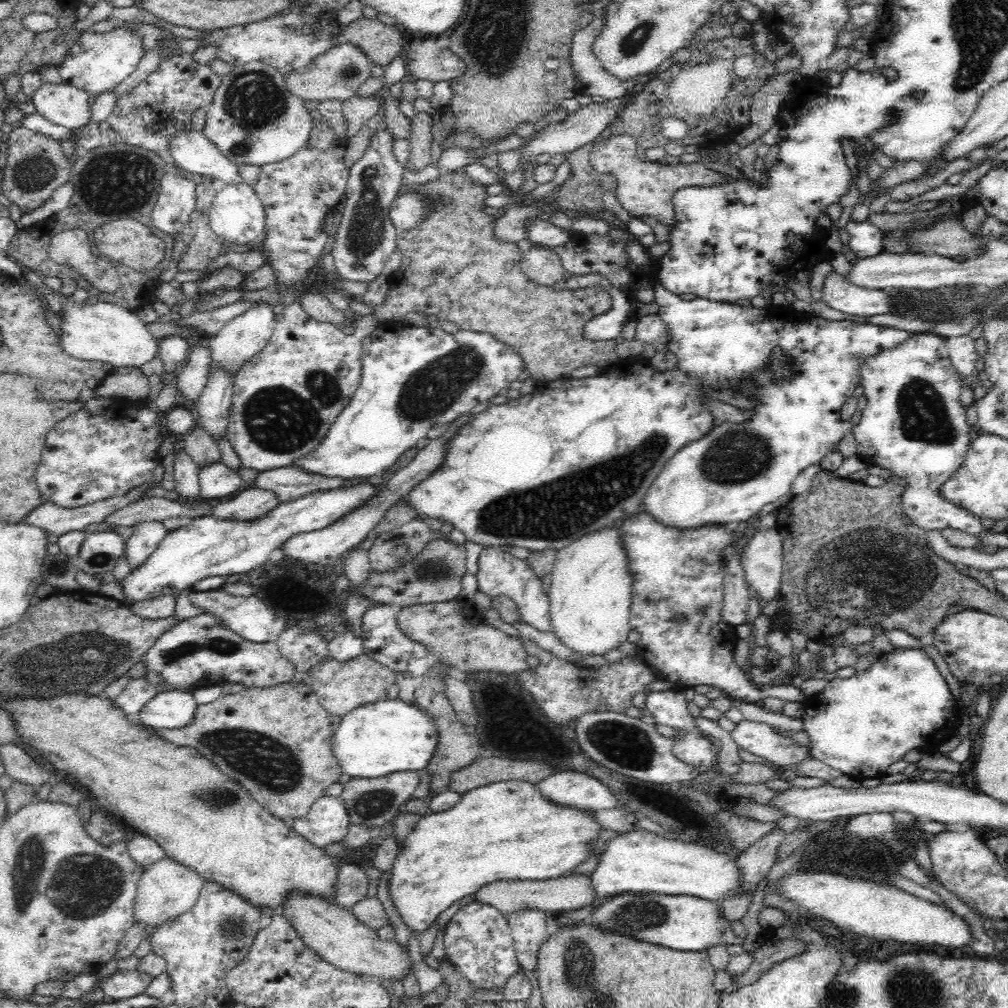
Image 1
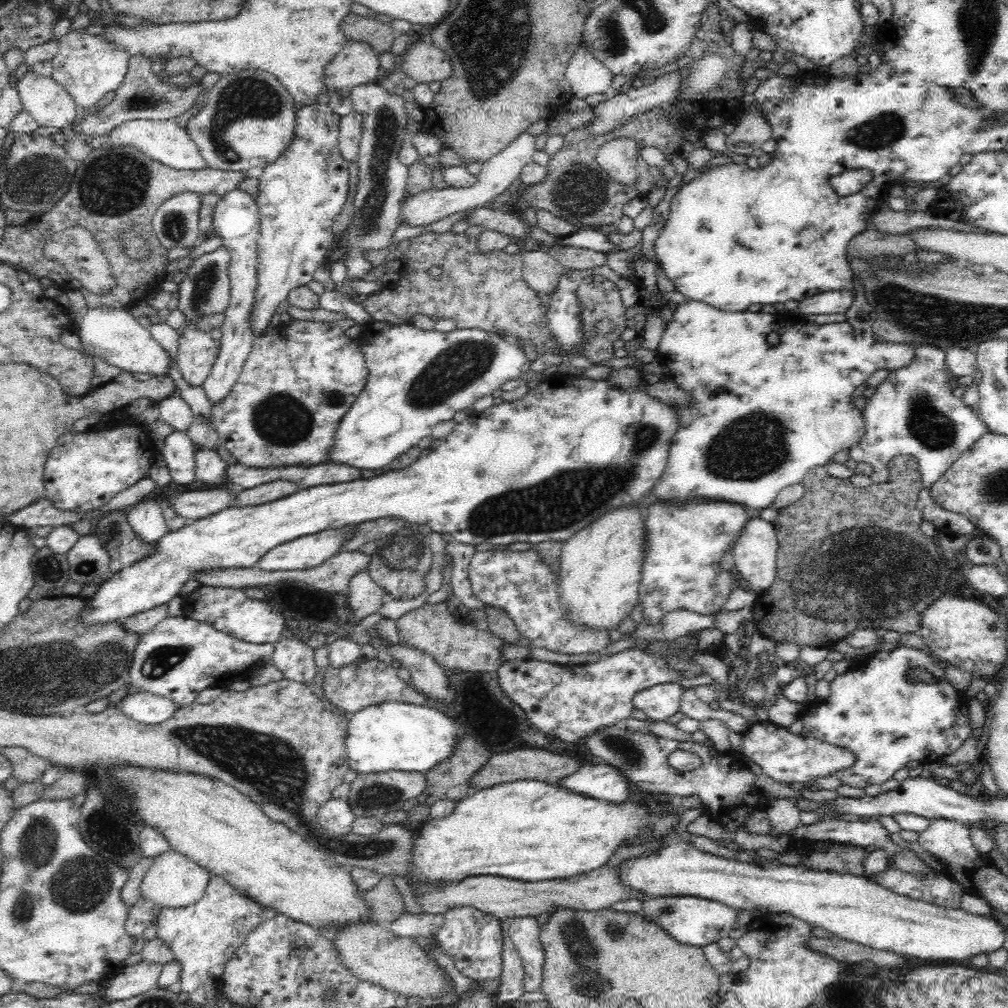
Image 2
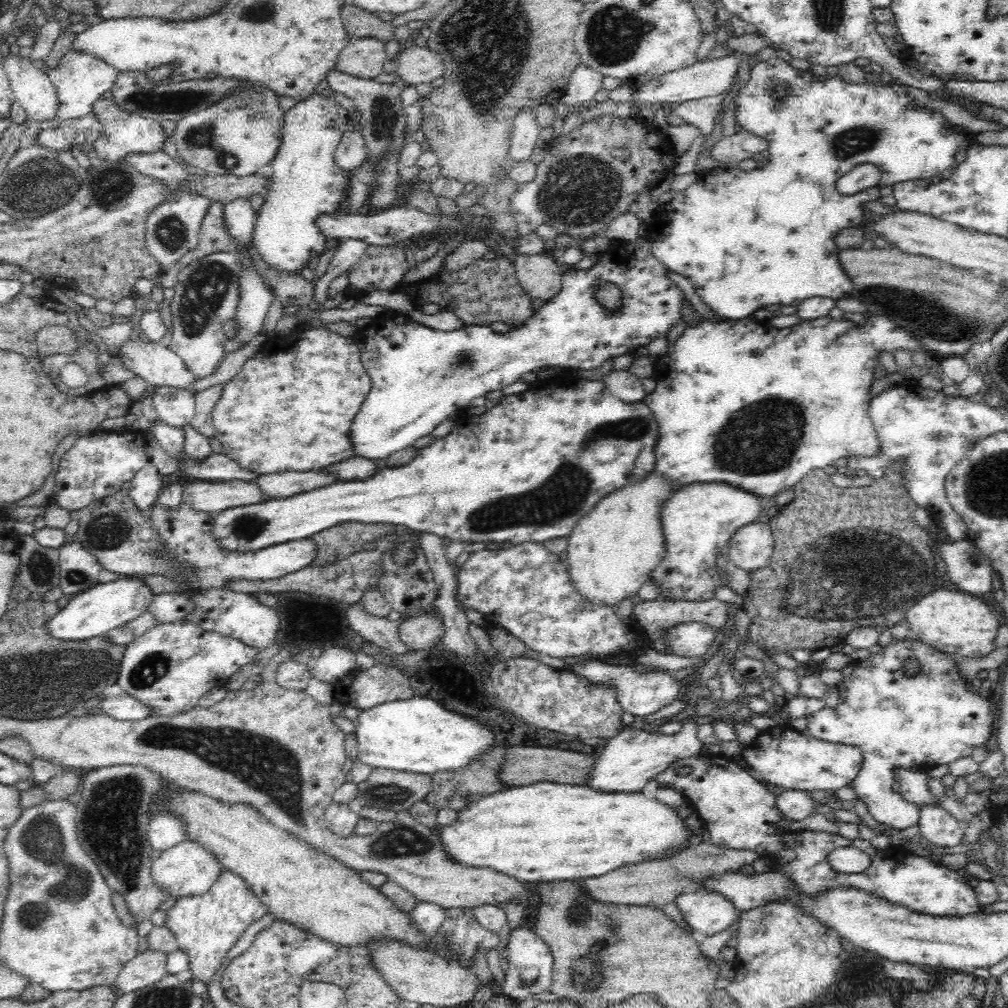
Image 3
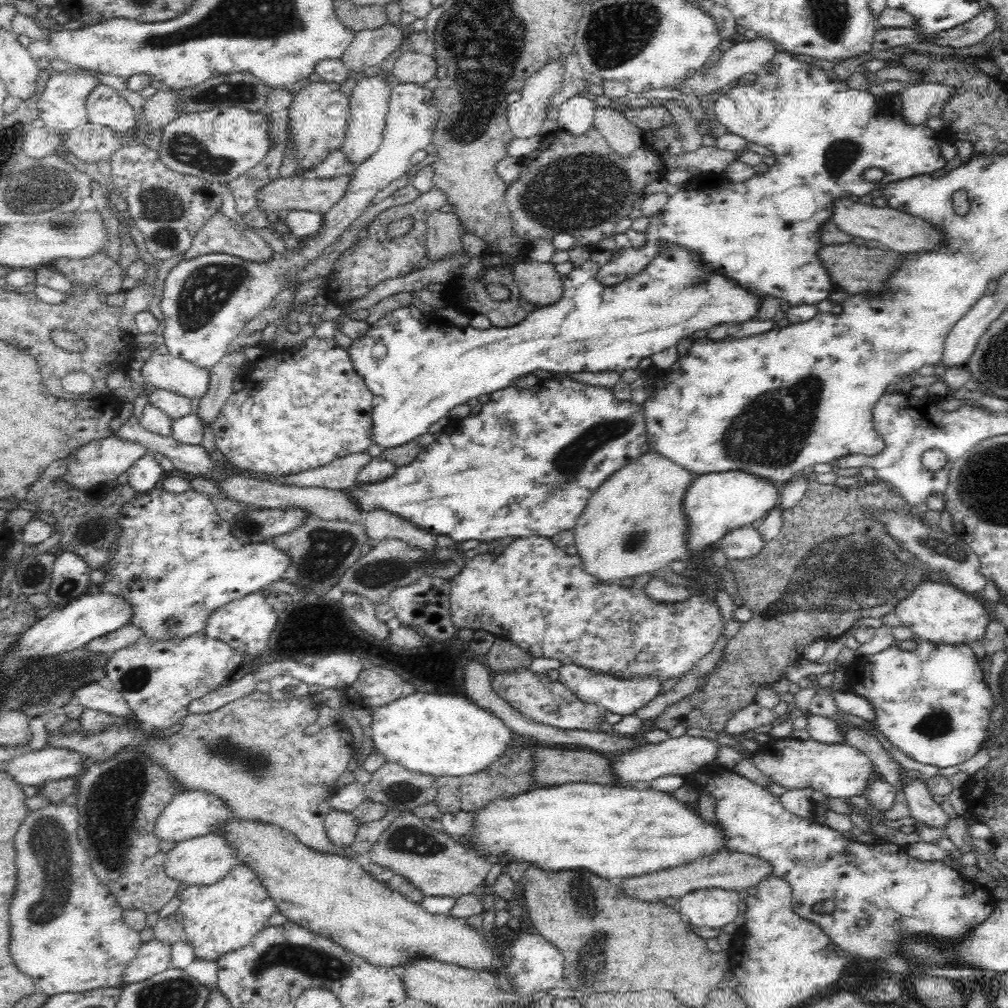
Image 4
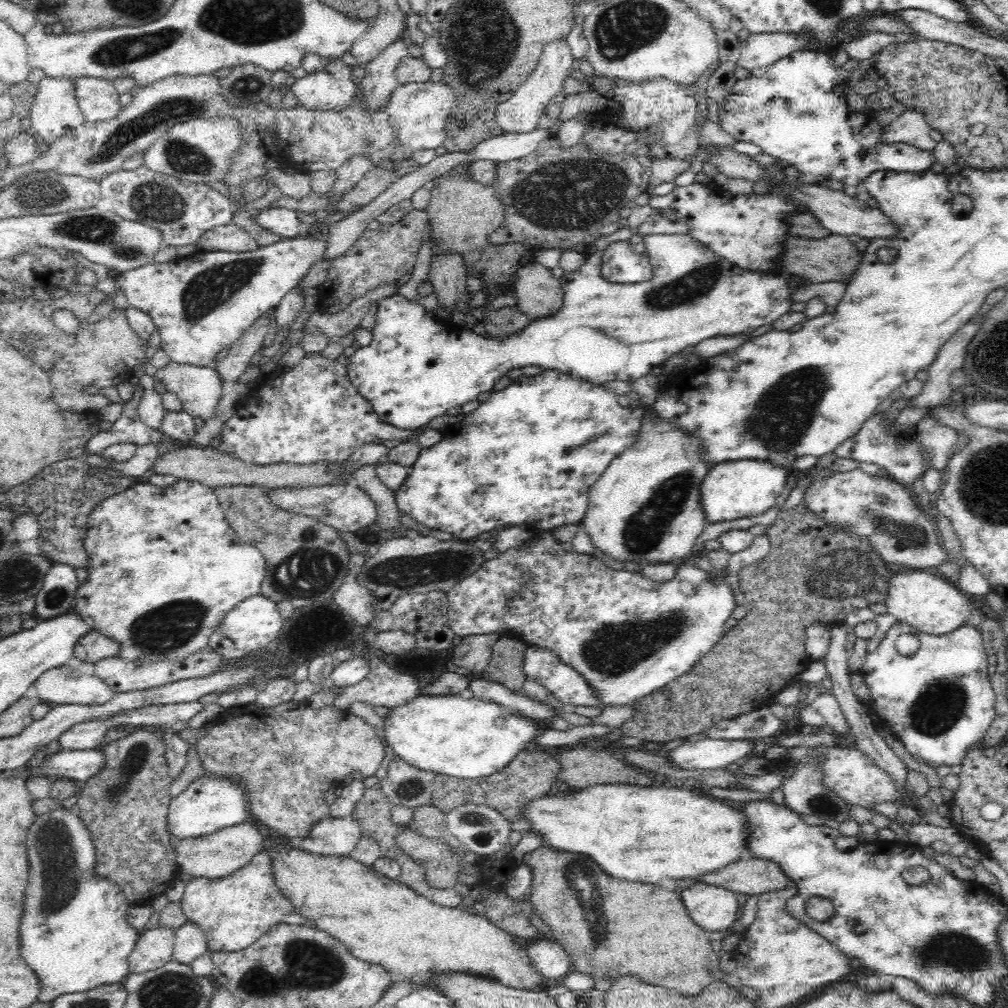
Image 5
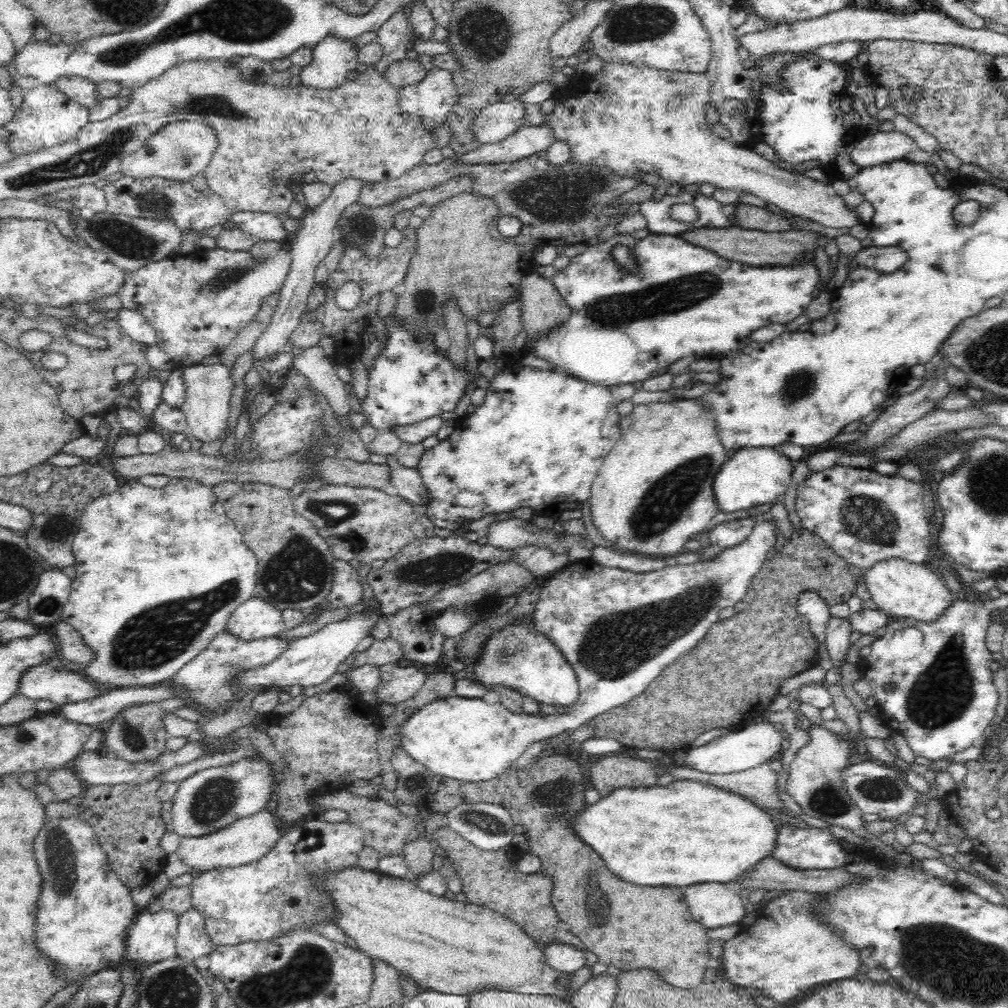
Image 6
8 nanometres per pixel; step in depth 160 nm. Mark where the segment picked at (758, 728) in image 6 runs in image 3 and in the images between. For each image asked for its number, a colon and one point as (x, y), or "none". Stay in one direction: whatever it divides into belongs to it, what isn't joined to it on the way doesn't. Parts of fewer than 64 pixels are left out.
3: (629, 761)
4: (685, 755)
5: (707, 754)

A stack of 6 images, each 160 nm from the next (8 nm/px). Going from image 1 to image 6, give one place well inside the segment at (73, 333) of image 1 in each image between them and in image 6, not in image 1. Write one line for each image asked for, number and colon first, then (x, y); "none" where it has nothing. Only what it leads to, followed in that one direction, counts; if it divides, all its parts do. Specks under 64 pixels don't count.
2: (114, 335)
3: (159, 366)
4: (167, 372)
5: (199, 389)
6: (208, 387)

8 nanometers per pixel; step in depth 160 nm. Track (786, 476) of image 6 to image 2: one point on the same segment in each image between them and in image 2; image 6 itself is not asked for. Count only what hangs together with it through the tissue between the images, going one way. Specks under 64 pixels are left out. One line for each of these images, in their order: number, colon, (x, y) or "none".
2: (685, 541)
3: (698, 520)
4: (716, 503)
5: (737, 489)

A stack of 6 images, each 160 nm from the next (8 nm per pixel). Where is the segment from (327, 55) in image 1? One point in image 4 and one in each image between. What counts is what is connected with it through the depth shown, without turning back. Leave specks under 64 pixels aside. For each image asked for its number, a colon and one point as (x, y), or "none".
2: (357, 63)
3: (363, 57)
4: (369, 48)

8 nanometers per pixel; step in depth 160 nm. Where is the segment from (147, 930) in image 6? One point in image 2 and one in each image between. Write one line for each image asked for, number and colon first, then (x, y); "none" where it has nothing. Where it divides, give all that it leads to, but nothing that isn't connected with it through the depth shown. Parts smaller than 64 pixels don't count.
2: (132, 980)
3: (145, 968)
4: (153, 956)
5: (154, 947)

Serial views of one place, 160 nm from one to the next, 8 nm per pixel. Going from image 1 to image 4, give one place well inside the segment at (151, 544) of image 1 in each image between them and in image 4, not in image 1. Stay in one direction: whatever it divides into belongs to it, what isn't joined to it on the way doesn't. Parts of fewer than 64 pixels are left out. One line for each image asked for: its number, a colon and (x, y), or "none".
2: (145, 517)
3: (147, 483)
4: (144, 473)

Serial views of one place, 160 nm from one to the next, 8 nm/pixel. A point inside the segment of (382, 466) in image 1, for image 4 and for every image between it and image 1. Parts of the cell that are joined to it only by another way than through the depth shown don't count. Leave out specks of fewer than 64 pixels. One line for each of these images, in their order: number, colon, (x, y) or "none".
2: (417, 378)
3: (420, 376)
4: (417, 372)

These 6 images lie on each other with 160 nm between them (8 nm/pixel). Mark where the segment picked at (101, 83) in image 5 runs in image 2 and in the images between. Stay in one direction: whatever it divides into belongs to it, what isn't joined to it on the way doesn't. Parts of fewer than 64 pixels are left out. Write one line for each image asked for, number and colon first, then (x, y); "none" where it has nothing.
2: (165, 141)
3: (133, 133)
4: (104, 105)

